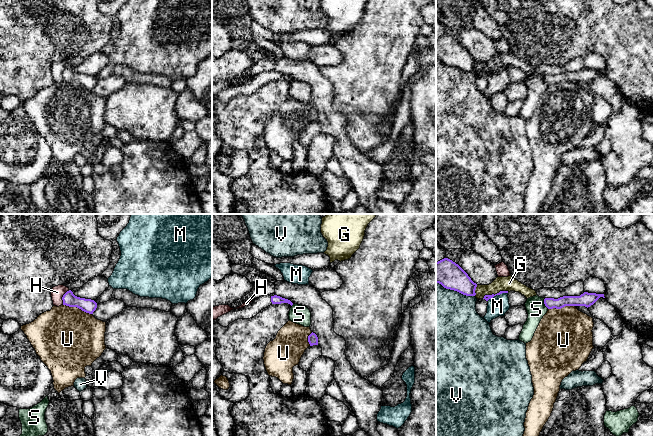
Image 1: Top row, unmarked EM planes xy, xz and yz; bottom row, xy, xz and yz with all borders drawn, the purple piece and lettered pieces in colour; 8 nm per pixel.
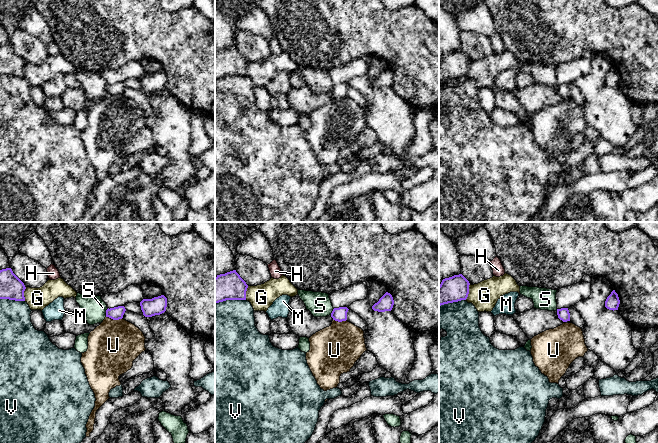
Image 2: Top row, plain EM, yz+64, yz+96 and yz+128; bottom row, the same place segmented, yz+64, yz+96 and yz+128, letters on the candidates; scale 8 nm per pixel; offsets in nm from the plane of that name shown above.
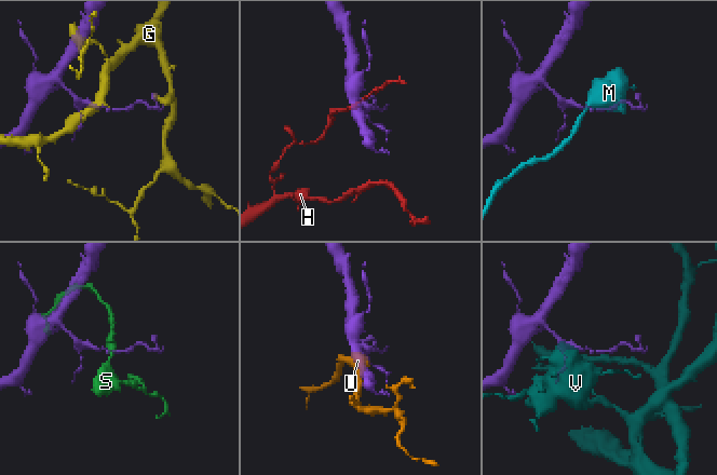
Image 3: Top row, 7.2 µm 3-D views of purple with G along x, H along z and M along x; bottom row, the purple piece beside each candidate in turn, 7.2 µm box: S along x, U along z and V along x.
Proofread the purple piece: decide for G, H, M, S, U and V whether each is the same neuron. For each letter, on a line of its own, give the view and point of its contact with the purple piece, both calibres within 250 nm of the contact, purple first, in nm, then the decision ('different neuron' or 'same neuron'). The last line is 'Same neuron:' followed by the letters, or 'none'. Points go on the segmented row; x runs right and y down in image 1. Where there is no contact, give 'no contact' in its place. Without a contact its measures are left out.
G: contact yz (495, 294); calibres 50 and 120 nm; different neuron
H: contact xy (62, 297); calibres 110 and 110 nm; different neuron
M: contact yz (497, 294); calibres 50 and 160 nm; different neuron
S: contact yz (544, 303); calibres 90 and 160 nm; different neuron
U: contact xy (77, 307); calibres 110 and 480 nm; different neuron
V: contact yz (455, 290); calibres 220 and 480 nm; different neuron
Same neuron: none

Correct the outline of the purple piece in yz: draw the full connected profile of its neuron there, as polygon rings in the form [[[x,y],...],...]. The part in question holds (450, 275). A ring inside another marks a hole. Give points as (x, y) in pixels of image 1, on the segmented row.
[[[444,258],[436,262],[436,283],[466,296],[475,296],[477,284],[455,262]]]

